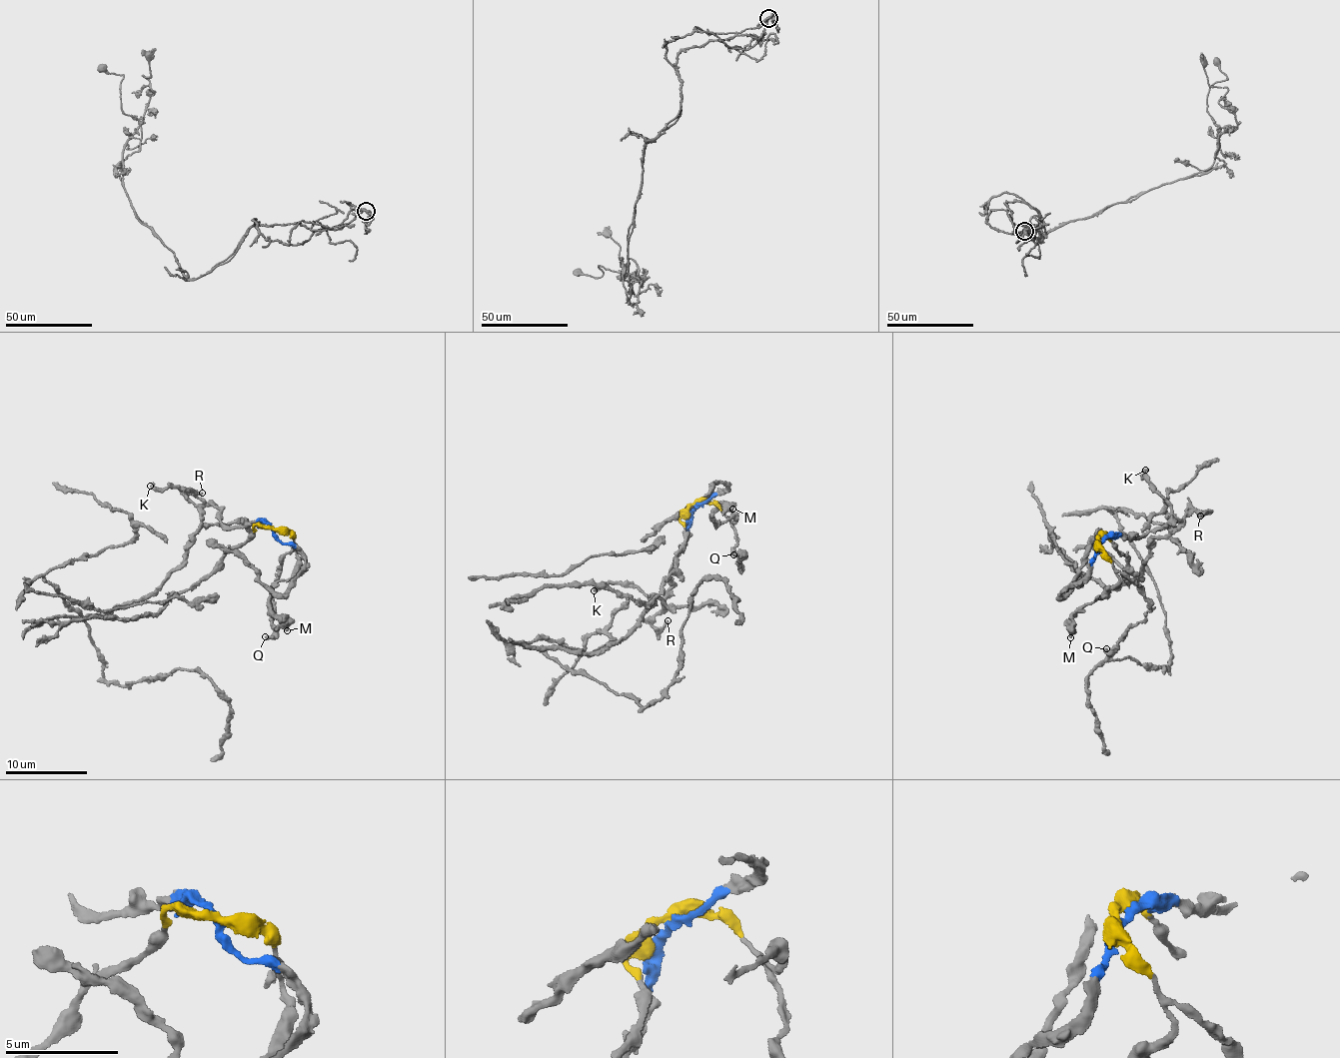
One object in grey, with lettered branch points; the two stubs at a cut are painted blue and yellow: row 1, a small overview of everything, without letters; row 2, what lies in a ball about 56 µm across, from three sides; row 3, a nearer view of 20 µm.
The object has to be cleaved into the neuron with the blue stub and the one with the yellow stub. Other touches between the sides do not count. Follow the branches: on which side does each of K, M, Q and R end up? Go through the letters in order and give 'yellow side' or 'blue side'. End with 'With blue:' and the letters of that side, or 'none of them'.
K: blue side
M: yellow side
Q: yellow side
R: blue side
With blue: K, R

